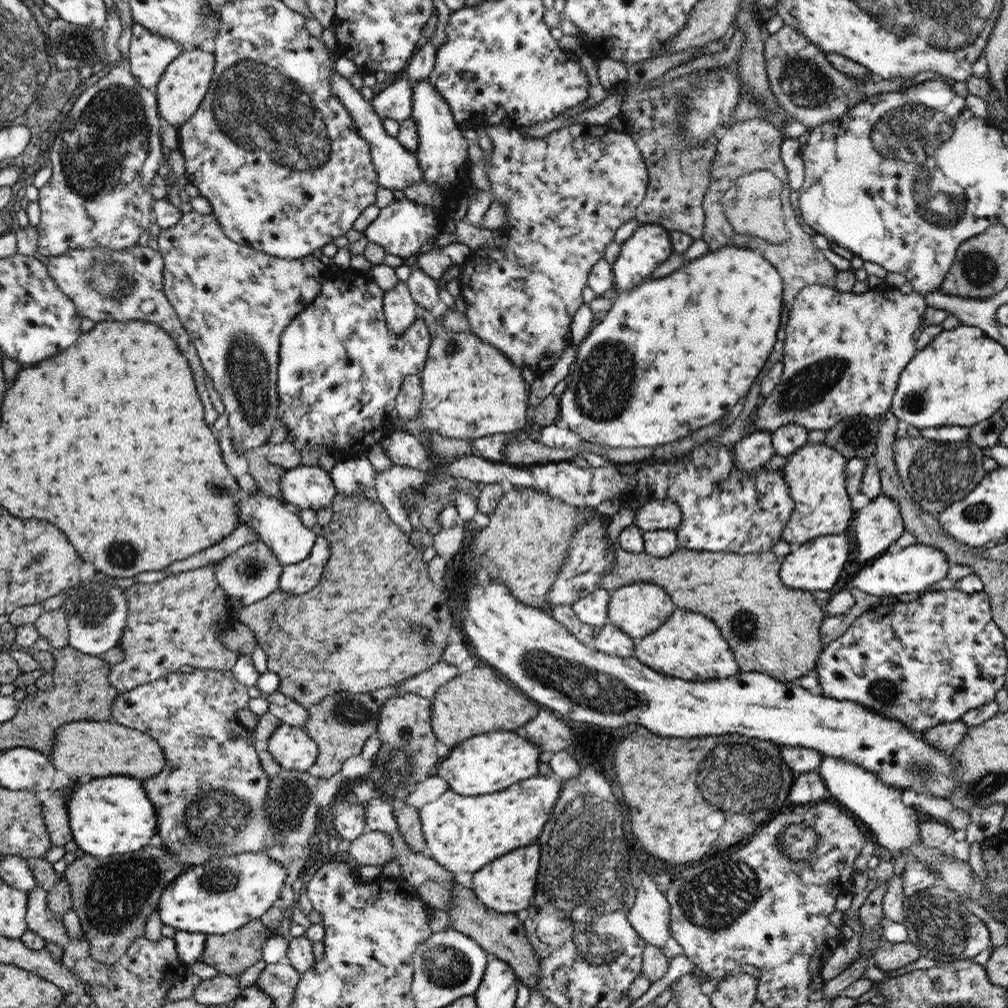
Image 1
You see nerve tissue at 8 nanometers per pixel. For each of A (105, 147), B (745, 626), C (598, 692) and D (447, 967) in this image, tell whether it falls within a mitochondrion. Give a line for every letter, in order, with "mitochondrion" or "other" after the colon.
A: mitochondrion
B: mitochondrion
C: mitochondrion
D: mitochondrion

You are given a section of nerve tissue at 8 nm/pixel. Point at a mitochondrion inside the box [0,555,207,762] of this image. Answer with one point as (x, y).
(92, 609)

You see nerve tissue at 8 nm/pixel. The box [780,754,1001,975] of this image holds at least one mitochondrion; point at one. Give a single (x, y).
(941, 926)

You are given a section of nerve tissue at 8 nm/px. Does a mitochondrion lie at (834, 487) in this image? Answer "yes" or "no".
no

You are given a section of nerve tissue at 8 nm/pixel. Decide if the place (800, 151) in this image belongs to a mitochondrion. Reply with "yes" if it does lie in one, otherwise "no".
no

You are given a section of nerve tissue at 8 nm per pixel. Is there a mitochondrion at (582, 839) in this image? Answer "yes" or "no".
yes

